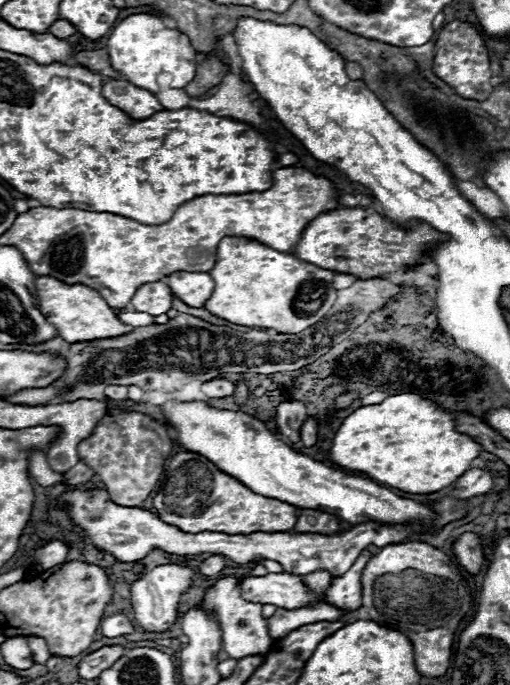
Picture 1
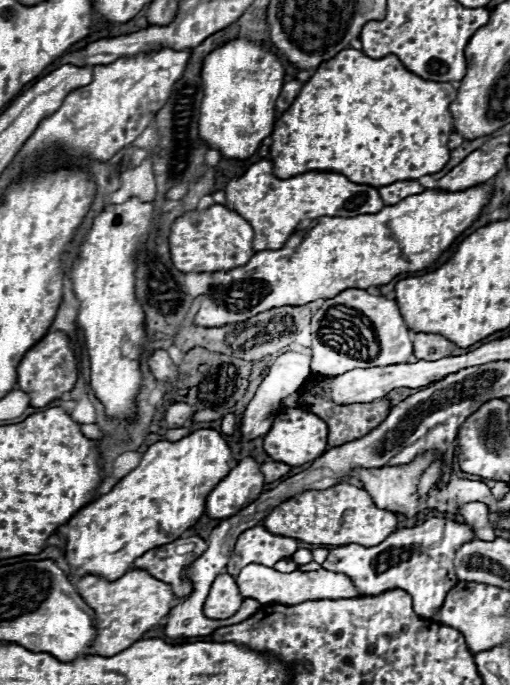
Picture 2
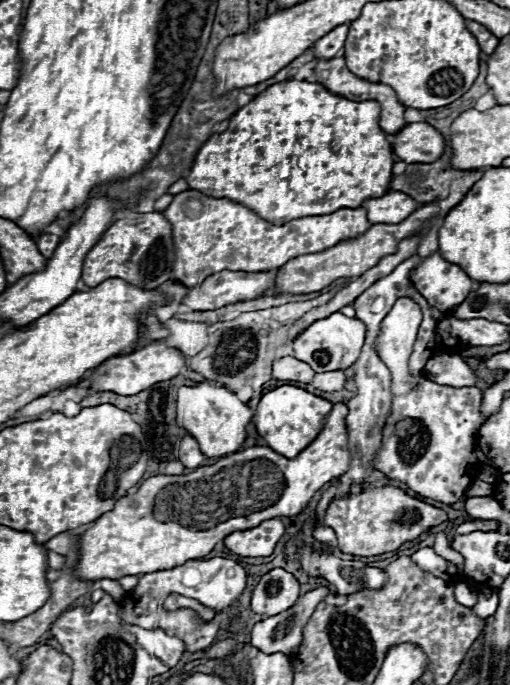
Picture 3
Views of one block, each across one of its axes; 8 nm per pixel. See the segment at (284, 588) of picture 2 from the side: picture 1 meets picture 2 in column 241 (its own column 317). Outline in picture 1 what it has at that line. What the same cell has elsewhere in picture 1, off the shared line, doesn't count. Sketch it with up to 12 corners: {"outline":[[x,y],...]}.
{"outline":[[318,570],[304,576],[304,580],[324,594],[330,586],[332,574]]}

